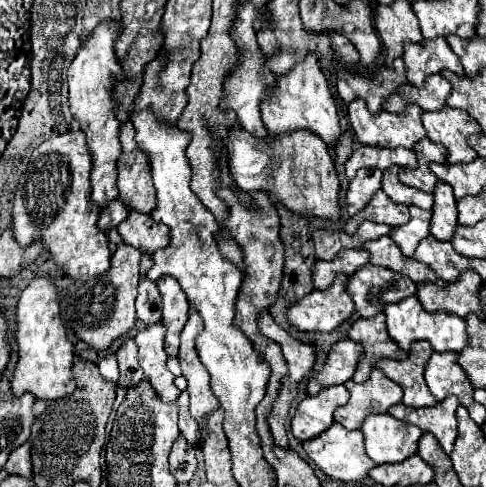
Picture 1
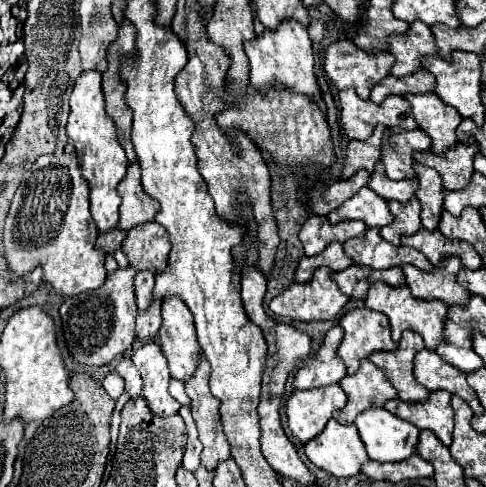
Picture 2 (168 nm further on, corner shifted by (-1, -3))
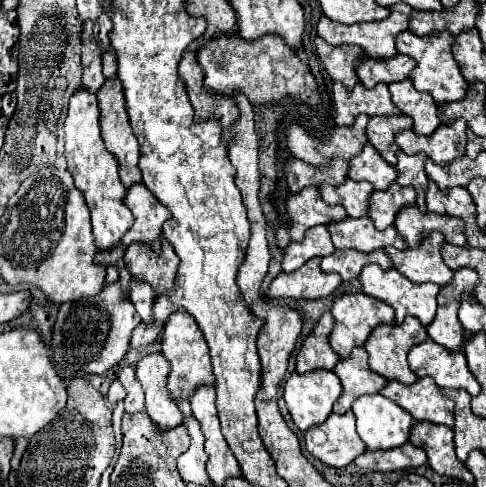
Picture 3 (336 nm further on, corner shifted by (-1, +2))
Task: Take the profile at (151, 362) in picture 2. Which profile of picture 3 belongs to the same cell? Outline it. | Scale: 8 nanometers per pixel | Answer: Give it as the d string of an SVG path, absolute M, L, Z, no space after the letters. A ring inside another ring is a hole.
M160 353L146 355L136 365L136 377L146 391L146 413L160 431L174 429L182 425L184 419L178 405L174 403L174 399L170 399L166 391L168 373L170 365Z

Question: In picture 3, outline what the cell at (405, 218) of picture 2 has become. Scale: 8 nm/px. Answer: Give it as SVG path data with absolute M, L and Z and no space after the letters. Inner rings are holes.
M392 183L384 191L374 191L368 203L368 217L374 221L376 229L386 229L394 223L396 213L416 203L416 193L412 187L400 187L398 183Z

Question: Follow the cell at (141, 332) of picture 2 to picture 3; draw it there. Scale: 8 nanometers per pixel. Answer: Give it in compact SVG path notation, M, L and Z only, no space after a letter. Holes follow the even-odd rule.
M140 323L132 331L130 347L132 349L144 349L144 347L148 347L150 343L154 343L158 339L160 331L162 331L162 327L158 323Z

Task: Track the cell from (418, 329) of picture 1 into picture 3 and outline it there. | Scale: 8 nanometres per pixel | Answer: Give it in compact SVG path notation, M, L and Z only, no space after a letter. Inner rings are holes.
M366 265L360 273L360 283L364 287L364 293L370 297L376 297L380 301L386 301L388 305L394 307L396 311L396 323L402 323L402 319L406 315L418 317L422 321L422 325L428 325L434 315L436 315L436 295L440 291L438 285L432 283L424 283L424 285L412 285L412 281L408 281L404 275L400 275L396 269L380 269L378 265Z

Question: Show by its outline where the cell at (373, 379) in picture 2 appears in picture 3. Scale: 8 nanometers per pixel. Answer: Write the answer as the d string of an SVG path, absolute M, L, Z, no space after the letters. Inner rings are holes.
M364 347L352 349L350 357L340 359L334 373L342 381L342 395L336 401L336 409L350 411L350 405L368 393L378 393L388 381L368 367L368 353Z

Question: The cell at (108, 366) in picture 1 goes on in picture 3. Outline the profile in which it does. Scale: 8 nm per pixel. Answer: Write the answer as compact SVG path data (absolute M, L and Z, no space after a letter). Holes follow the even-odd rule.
M116 379L112 385L110 385L110 391L108 391L108 401L112 403L112 405L116 405L118 401L124 401L124 397L126 397L126 389L120 385L120 381Z

